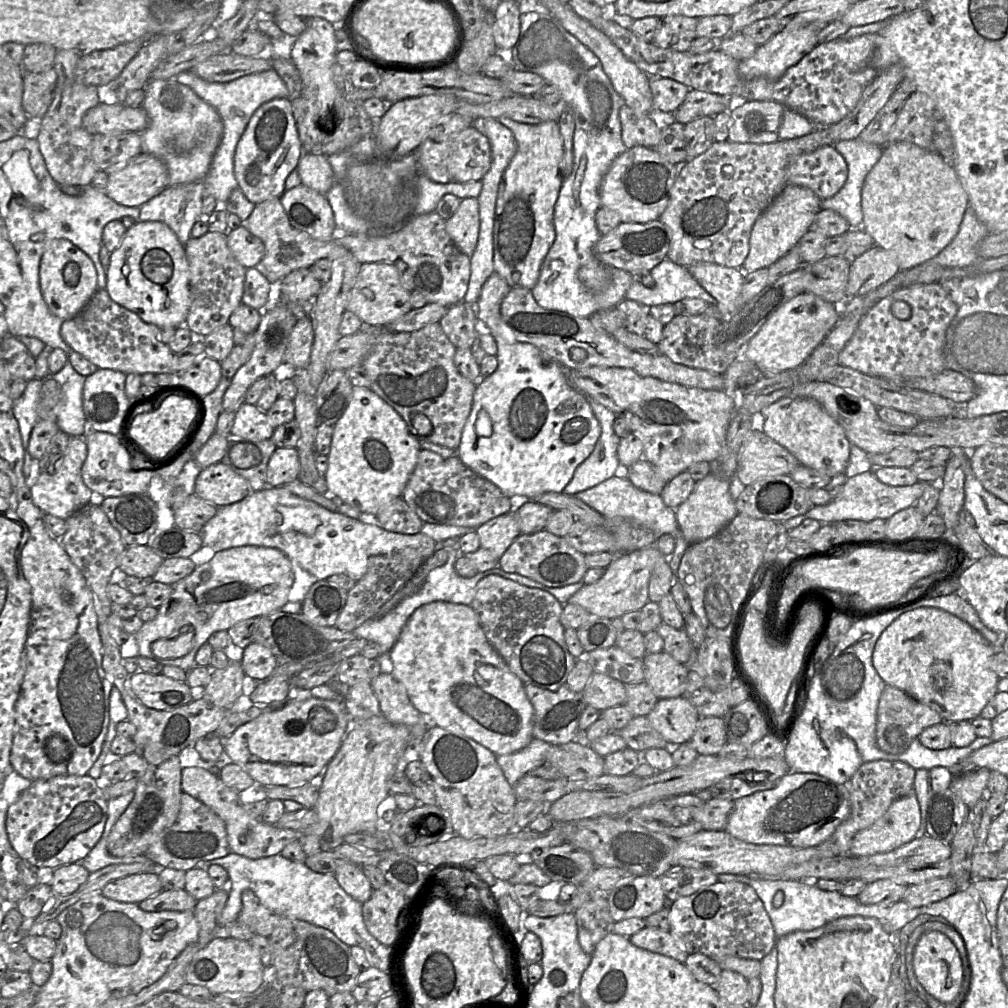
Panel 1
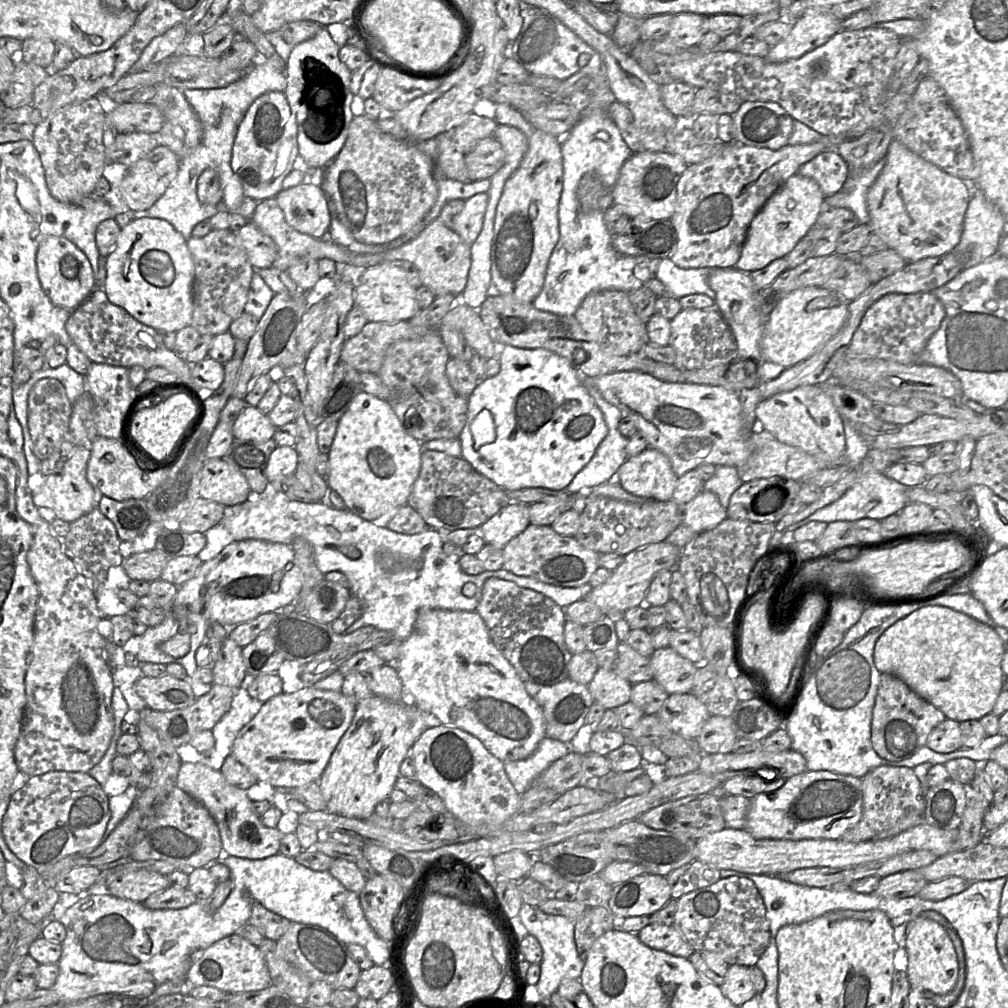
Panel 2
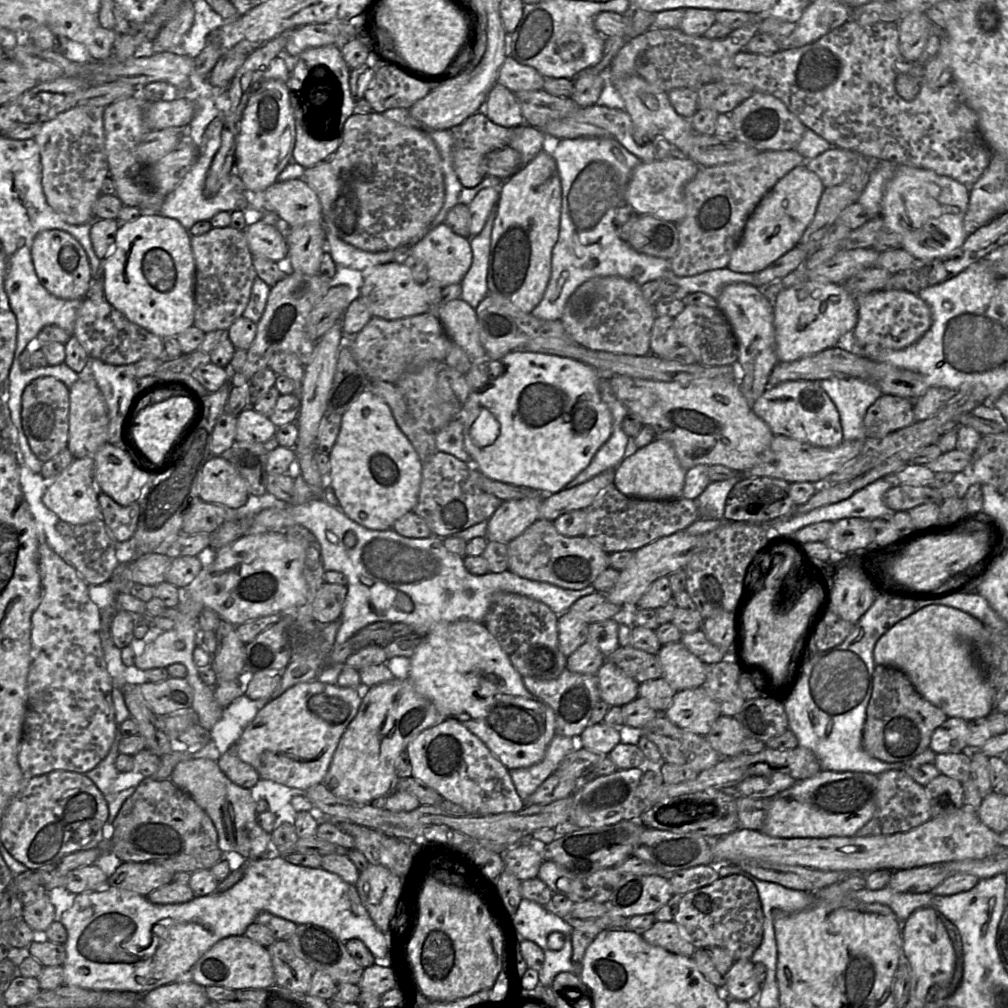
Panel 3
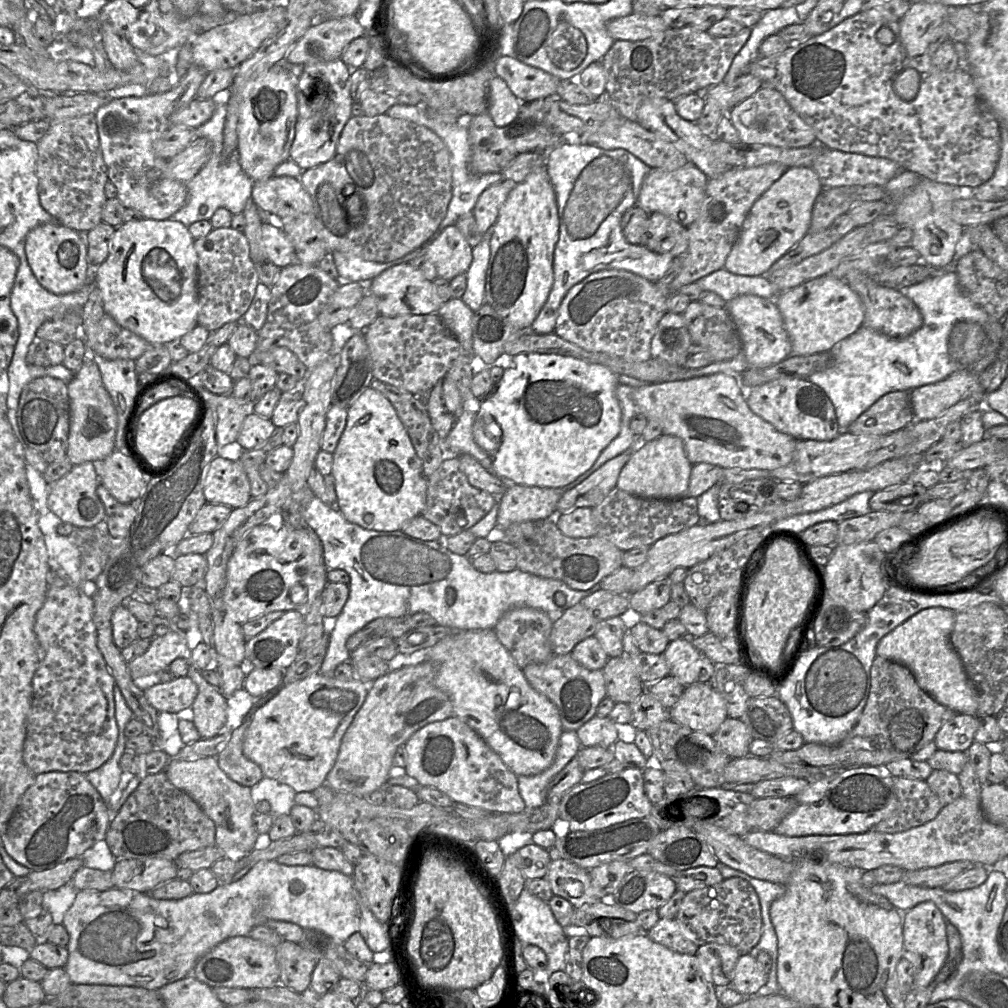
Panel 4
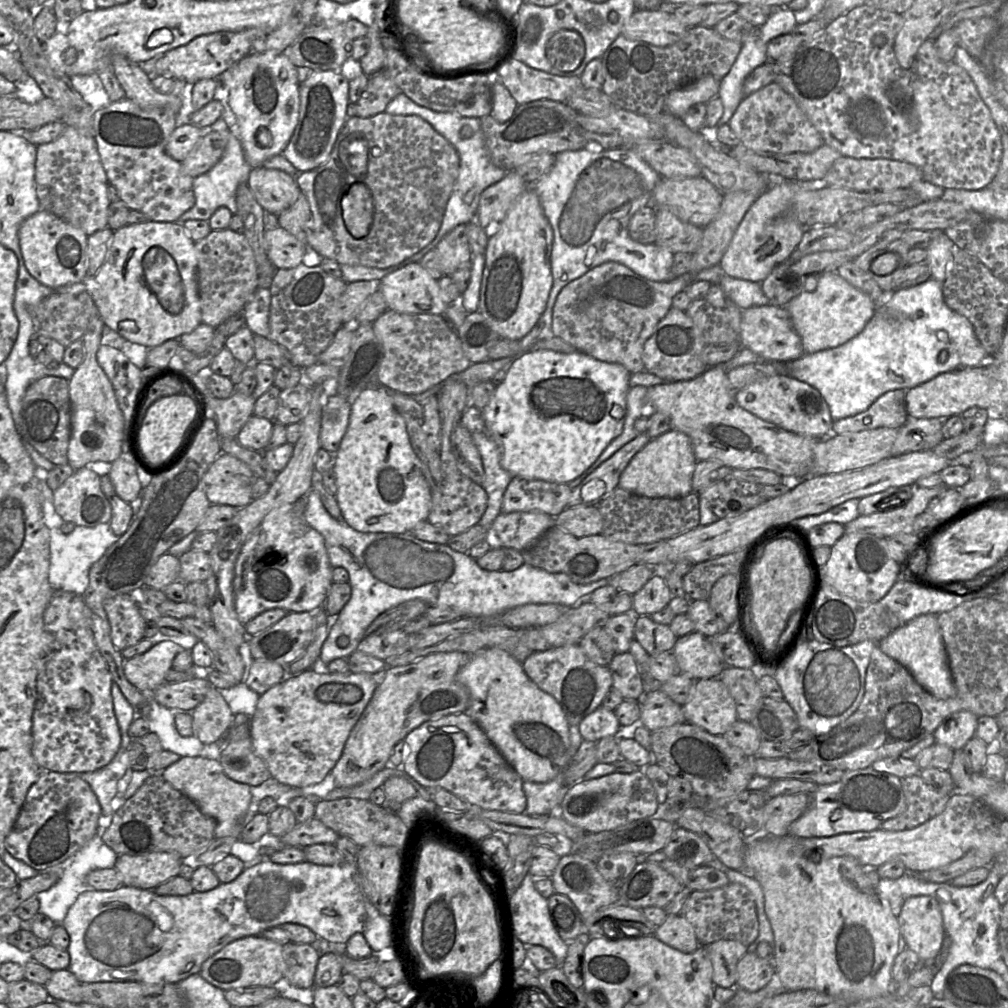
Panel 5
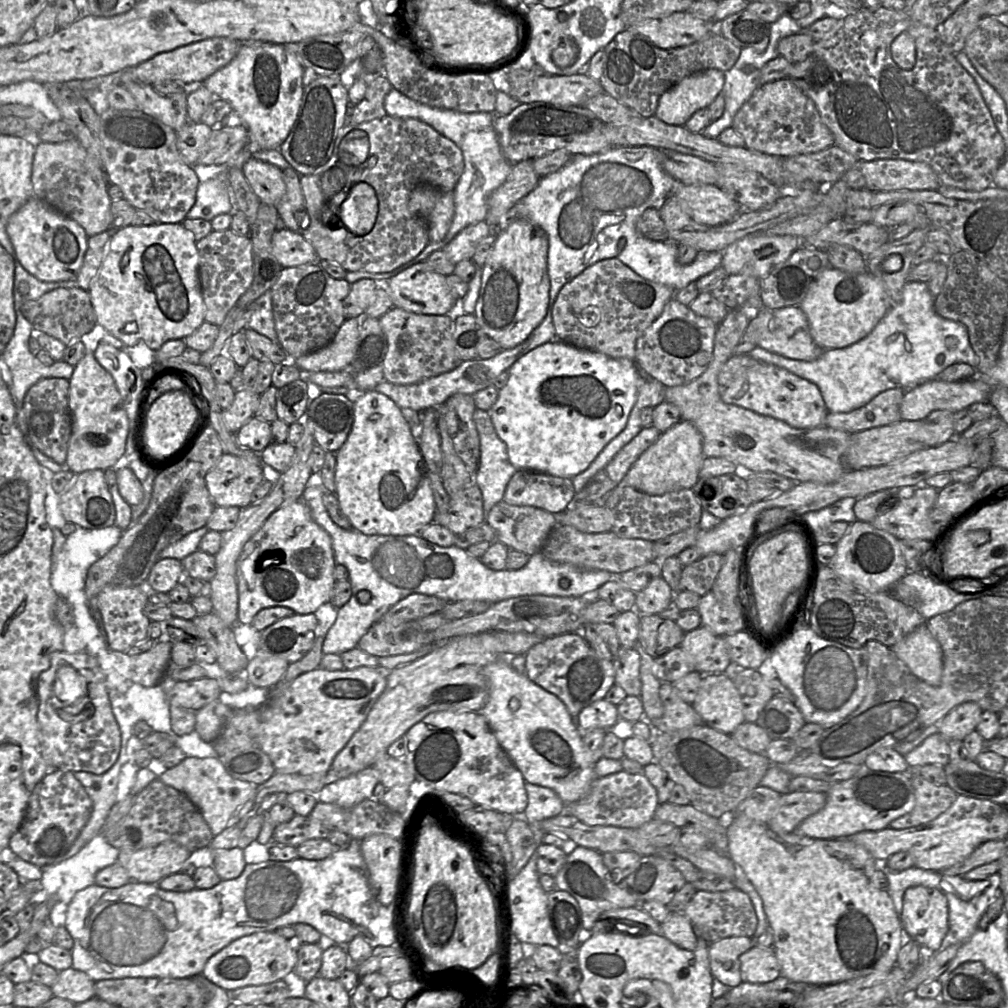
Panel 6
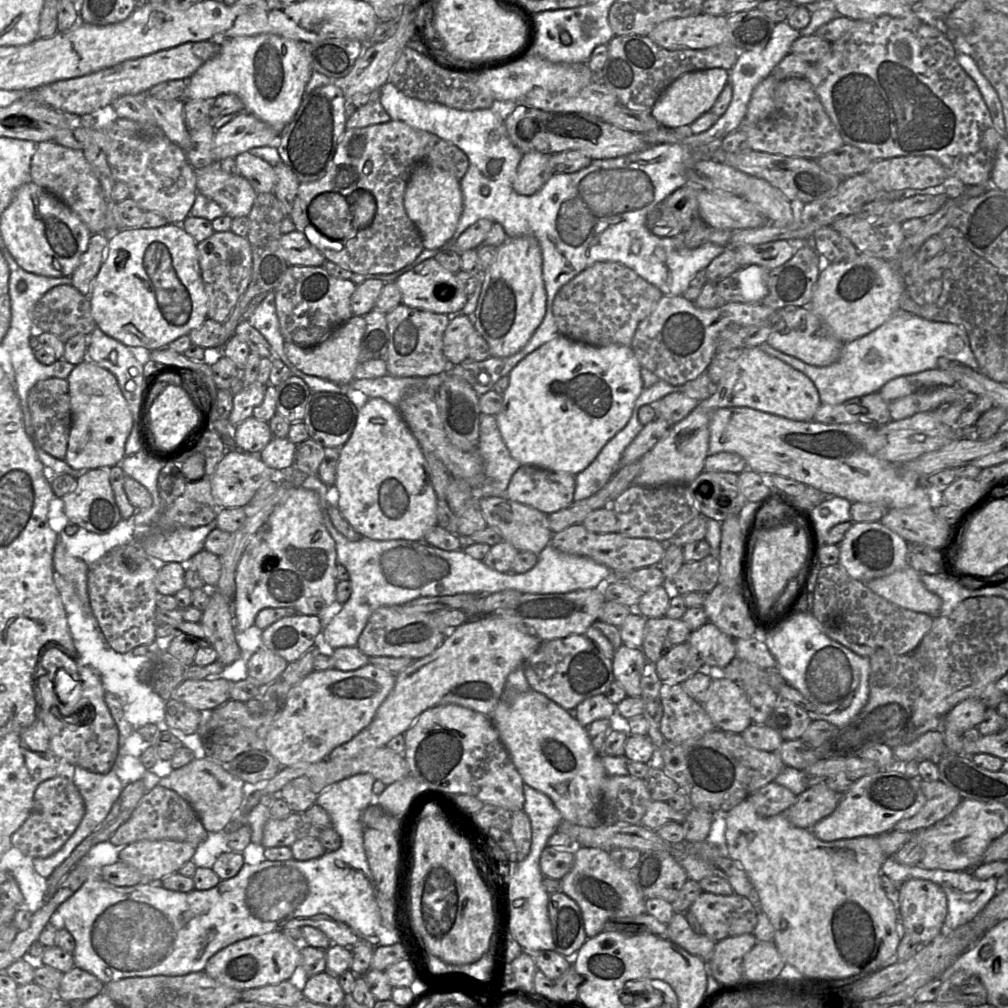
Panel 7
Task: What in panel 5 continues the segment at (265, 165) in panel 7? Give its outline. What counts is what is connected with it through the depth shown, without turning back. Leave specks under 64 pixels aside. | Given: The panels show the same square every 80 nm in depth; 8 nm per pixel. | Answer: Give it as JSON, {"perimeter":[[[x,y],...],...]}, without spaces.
{"perimeter":[[[263,166],[251,169],[247,184],[264,211],[277,216],[302,193],[295,175]]]}

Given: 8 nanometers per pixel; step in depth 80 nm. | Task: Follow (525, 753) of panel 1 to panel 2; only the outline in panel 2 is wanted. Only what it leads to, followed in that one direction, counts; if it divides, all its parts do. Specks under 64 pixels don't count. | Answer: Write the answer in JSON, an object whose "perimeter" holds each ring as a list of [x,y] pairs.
{"perimeter":[[[545,737],[540,741],[537,749],[527,758],[504,761],[504,769],[516,792],[522,795],[545,769],[569,752],[569,744]]]}

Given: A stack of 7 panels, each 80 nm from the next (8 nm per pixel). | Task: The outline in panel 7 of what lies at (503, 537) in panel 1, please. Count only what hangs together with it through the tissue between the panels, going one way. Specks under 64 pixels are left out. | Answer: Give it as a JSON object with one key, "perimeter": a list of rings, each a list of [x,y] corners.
{"perimeter":[[[521,465],[511,477],[505,497],[547,515],[572,504],[575,476]]]}

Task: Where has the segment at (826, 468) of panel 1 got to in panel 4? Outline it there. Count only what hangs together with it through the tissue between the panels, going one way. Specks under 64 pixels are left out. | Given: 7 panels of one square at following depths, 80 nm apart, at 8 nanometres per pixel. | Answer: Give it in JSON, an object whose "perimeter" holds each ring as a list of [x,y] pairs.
{"perimeter":[[[779,378],[749,388],[746,402],[753,413],[796,440],[829,441],[840,434],[835,408],[818,385],[804,378]]]}

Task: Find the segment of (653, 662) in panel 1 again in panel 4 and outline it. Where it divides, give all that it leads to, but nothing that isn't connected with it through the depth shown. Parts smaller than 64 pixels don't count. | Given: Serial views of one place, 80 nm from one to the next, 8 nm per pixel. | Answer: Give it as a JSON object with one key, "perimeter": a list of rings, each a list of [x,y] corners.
{"perimeter":[[[689,636],[671,641],[663,653],[670,675],[685,686],[709,682],[716,664],[697,649]]]}

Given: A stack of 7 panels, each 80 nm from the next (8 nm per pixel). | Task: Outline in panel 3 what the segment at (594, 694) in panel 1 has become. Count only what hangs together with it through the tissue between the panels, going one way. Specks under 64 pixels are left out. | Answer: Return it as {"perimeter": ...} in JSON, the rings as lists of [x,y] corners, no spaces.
{"perimeter":[[[605,661],[597,671],[600,699],[611,706],[623,706],[639,694],[639,684],[622,669],[610,661]]]}

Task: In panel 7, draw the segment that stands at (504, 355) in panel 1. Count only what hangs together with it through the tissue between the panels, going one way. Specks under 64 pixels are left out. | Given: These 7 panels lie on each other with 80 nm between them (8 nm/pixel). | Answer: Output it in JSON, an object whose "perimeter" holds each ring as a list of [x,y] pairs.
{"perimeter":[[[561,334],[531,352],[510,371],[508,375],[509,385],[503,393],[502,408],[495,416],[500,434],[511,456],[521,465],[532,465],[556,473],[566,473],[575,476],[586,469],[594,461],[607,442],[627,425],[636,400],[644,389],[641,368],[631,346],[616,344],[602,347],[592,346],[571,340]]]}

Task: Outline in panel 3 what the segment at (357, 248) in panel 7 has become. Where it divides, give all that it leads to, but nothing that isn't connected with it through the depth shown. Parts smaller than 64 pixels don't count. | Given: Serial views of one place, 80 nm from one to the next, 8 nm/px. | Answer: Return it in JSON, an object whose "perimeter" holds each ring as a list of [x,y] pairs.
{"perimeter":[[[352,114],[344,124],[342,141],[336,152],[325,161],[306,168],[302,178],[317,194],[322,210],[322,225],[343,242],[366,252],[383,252],[404,245],[426,228],[441,210],[445,198],[444,174],[440,153],[433,140],[423,131],[387,119],[383,114]]]}

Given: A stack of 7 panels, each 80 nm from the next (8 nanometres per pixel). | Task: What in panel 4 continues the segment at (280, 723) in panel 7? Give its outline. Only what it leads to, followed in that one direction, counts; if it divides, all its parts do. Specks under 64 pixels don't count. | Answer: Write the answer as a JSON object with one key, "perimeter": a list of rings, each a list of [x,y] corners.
{"perimeter":[[[318,672],[302,680],[290,683],[282,687],[273,698],[271,698],[268,702],[254,711],[252,721],[248,727],[248,730],[246,731],[243,742],[244,755],[261,768],[264,777],[274,779],[283,784],[287,784],[297,792],[313,792],[315,789],[325,784],[328,773],[335,765],[342,738],[366,699],[368,693],[368,684],[369,683],[362,681],[358,677],[354,677],[350,680],[338,680],[333,675],[325,676]]]}

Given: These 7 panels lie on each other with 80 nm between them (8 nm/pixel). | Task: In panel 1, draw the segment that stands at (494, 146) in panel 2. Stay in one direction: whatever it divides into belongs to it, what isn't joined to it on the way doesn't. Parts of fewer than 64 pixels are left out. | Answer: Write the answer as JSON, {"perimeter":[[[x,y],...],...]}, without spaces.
{"perimeter":[[[470,126],[459,133],[451,146],[447,168],[451,182],[481,181],[492,162],[491,145],[486,135]]]}

